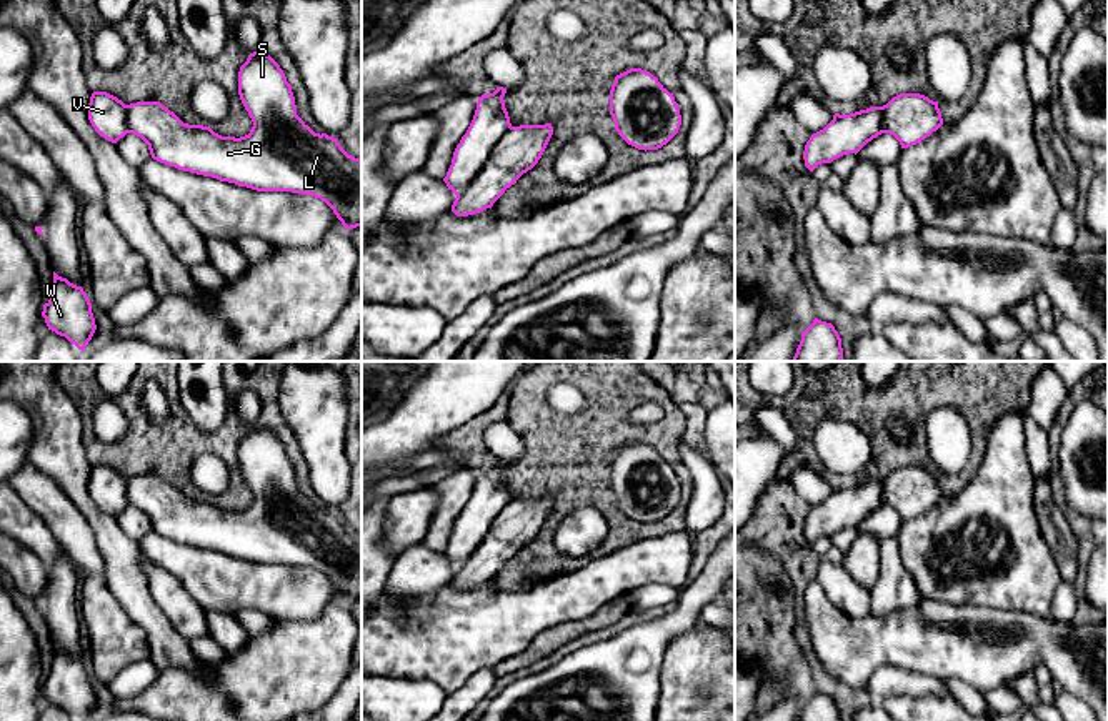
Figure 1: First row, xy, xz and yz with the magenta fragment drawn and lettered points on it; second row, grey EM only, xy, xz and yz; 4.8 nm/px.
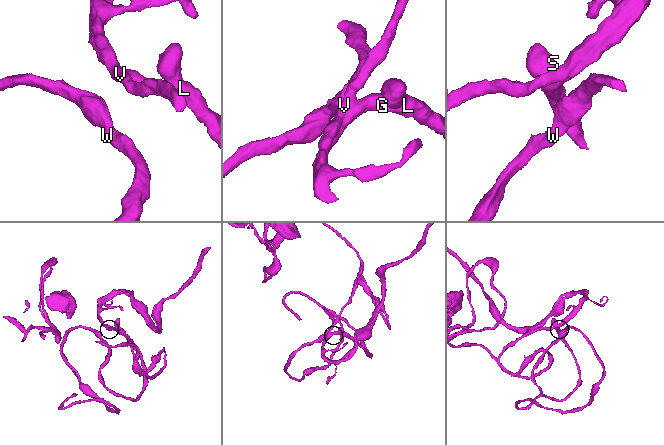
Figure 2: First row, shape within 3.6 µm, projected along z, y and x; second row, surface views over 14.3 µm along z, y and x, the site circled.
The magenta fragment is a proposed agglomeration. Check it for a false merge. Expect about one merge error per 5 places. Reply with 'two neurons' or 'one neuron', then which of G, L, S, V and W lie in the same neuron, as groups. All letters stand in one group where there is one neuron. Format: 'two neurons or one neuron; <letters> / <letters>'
one neuron; G L S V W

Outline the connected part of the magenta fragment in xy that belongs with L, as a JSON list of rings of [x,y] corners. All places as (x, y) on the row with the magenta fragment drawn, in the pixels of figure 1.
[[[258,50],[238,72],[238,95],[253,127],[248,135],[222,137],[210,127],[183,123],[160,102],[125,105],[107,92],[93,92],[88,120],[105,140],[117,143],[127,133],[140,137],[153,160],[183,172],[212,177],[257,191],[292,191],[325,201],[343,228],[362,226],[362,160],[348,155],[337,138],[315,133],[298,115],[292,85],[280,65]]]

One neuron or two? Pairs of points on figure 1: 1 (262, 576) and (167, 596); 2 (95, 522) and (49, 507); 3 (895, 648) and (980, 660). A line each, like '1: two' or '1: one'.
1: two
2: two
3: one

